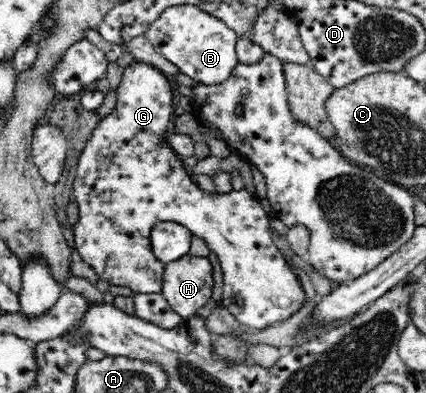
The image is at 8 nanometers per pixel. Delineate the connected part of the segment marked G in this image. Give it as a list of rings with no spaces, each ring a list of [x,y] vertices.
[[[136,61],[129,66],[124,68],[124,74],[117,91],[117,101],[114,109],[105,118],[99,120],[95,130],[91,132],[91,136],[79,156],[77,175],[74,180],[74,194],[73,199],[78,204],[79,216],[77,222],[72,227],[74,231],[74,248],[77,250],[77,254],[81,256],[83,262],[87,262],[93,270],[95,270],[98,278],[106,280],[110,285],[126,286],[131,289],[135,294],[149,294],[149,293],[162,293],[162,276],[164,275],[164,264],[155,258],[150,245],[150,232],[153,227],[160,222],[174,222],[181,224],[185,228],[191,231],[191,234],[197,235],[197,237],[203,239],[209,250],[215,252],[217,255],[223,274],[223,297],[220,305],[227,308],[231,315],[237,318],[237,321],[244,325],[247,329],[257,331],[265,330],[270,328],[273,324],[284,322],[285,320],[291,319],[305,304],[306,304],[306,293],[301,286],[301,281],[295,273],[295,269],[287,263],[285,256],[279,251],[279,248],[273,243],[273,236],[271,235],[272,230],[269,226],[269,217],[263,209],[260,199],[255,195],[249,193],[246,189],[239,191],[232,190],[228,193],[211,194],[199,189],[199,185],[191,175],[190,170],[186,168],[181,162],[181,158],[175,154],[164,142],[164,138],[172,134],[172,120],[174,119],[174,109],[177,105],[177,93],[175,82],[173,82],[170,76],[166,75],[160,69],[157,69],[154,65]]]

